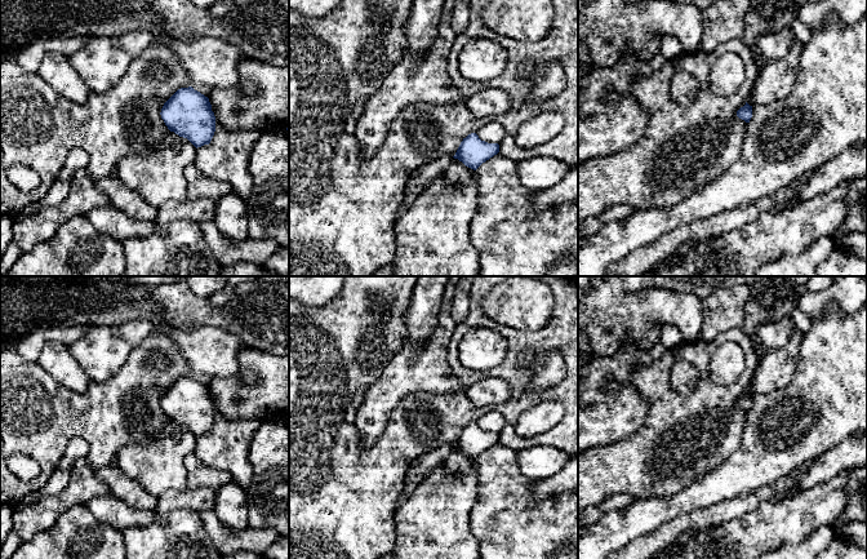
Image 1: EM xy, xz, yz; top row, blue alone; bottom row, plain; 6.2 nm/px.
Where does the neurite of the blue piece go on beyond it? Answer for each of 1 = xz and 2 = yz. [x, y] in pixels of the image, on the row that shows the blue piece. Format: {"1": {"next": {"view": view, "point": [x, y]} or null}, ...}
{"1": {"next": null}, "2": {"next": null}}

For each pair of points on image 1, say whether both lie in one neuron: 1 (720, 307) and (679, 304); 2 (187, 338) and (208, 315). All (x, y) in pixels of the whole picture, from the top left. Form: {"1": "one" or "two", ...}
{"1": "two", "2": "two"}

